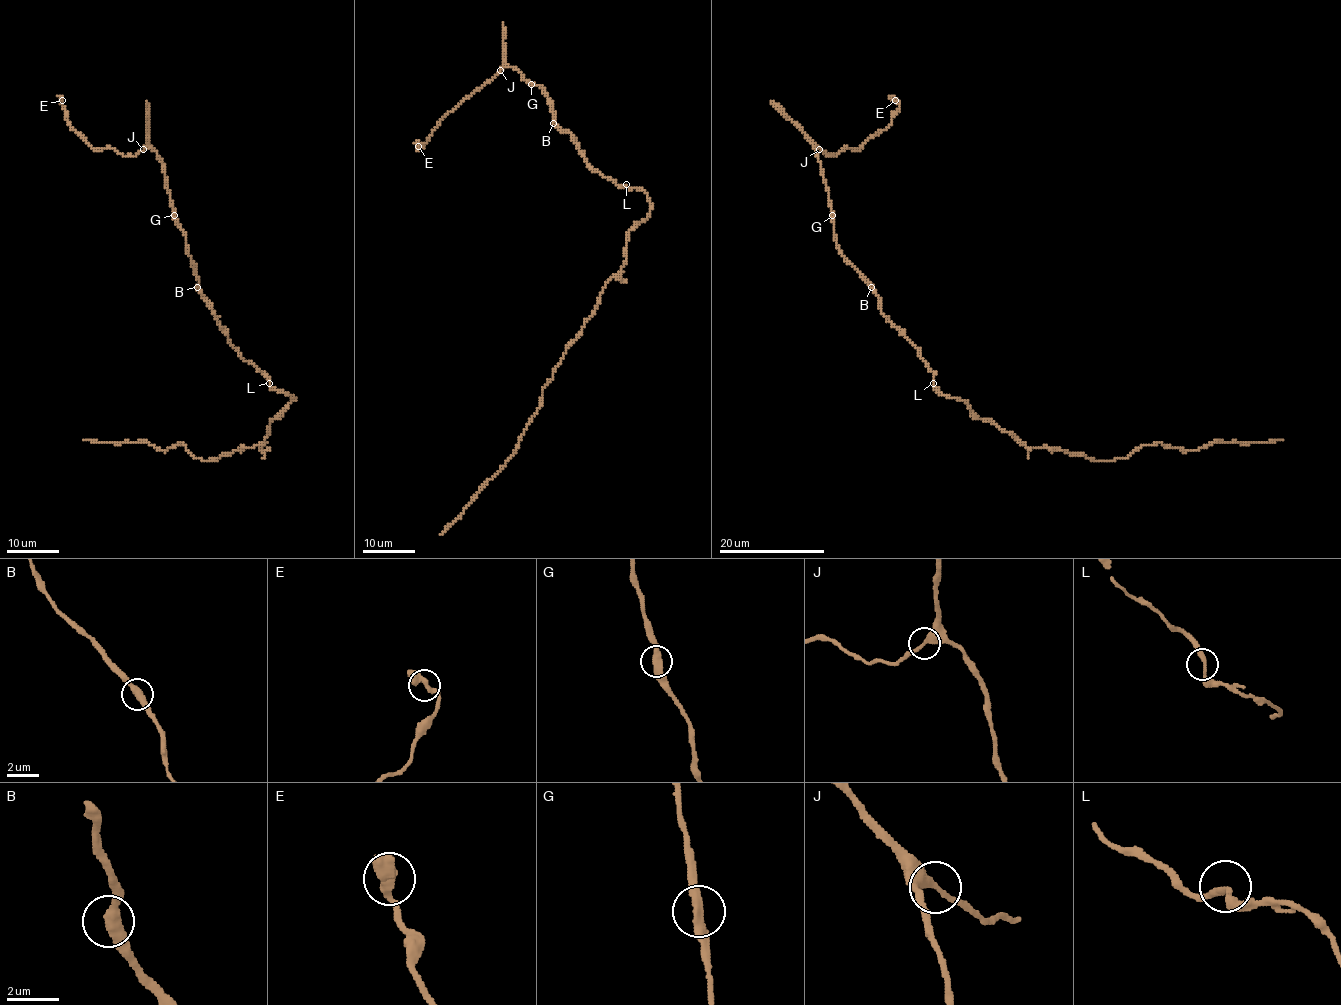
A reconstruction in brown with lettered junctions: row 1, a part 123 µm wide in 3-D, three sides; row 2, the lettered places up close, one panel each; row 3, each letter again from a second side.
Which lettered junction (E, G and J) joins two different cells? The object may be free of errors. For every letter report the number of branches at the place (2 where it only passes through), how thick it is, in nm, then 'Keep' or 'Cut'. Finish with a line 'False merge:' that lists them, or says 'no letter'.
E: Branches: 2. Thickness 440 nm. Keep
G: Branches: 2. Thickness 420 nm. Keep
J: Branches: 2. Thickness 300 nm. Keep
False merge: no letter

